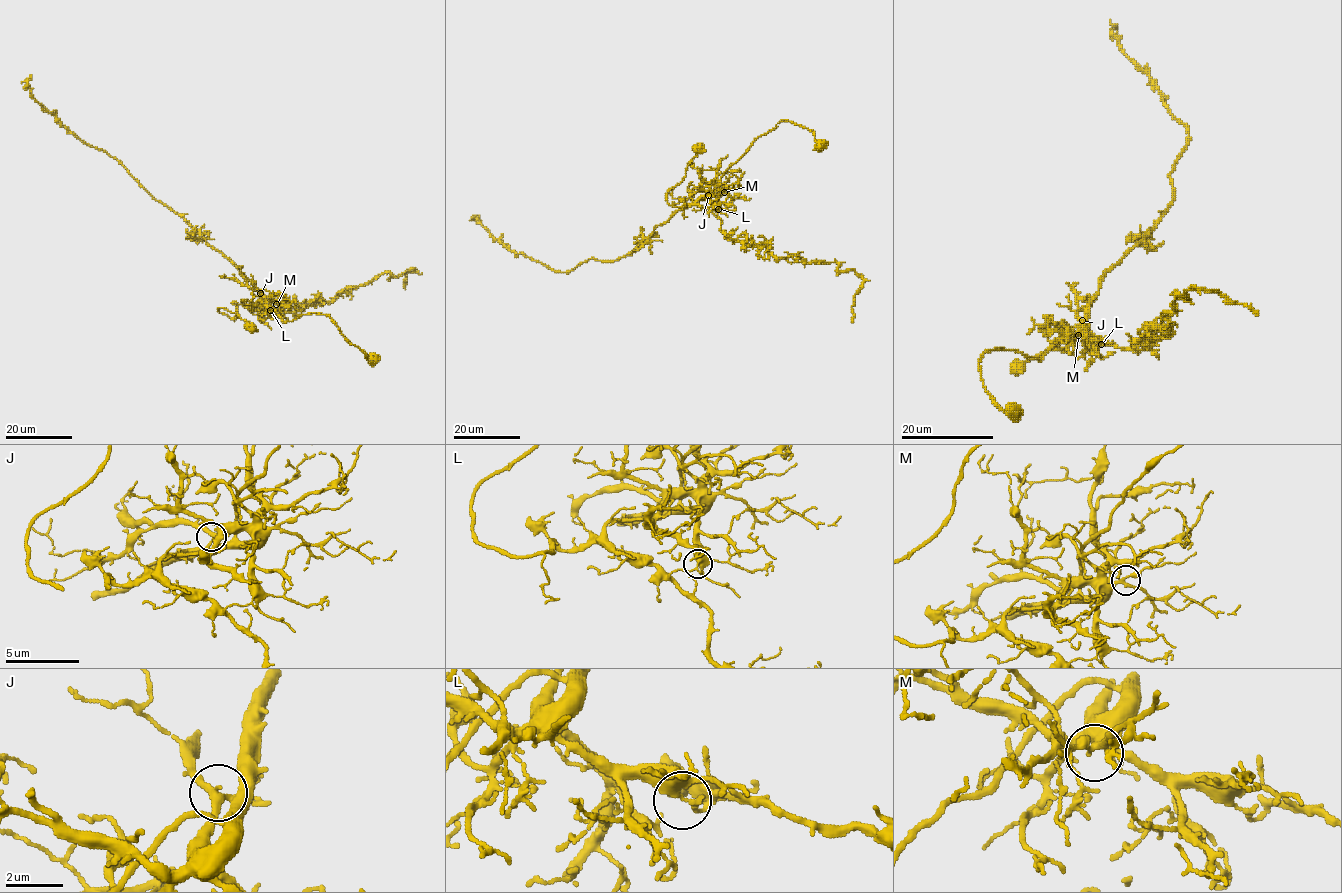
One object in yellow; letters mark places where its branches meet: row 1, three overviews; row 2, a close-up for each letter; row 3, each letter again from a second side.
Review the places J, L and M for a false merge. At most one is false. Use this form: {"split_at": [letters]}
{"split_at": ["L"]}

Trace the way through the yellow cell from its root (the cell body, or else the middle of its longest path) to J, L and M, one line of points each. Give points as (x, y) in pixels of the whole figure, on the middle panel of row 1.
J: (821, 146), (807, 128), (780, 121), (753, 142), (714, 185), (714, 193), (708, 195)
L: (821, 146), (807, 128), (780, 121), (759, 136), (719, 180), (713, 181), (719, 192), (718, 209)
M: (821, 146), (807, 128), (780, 121), (759, 136), (719, 180), (713, 181), (724, 192)

